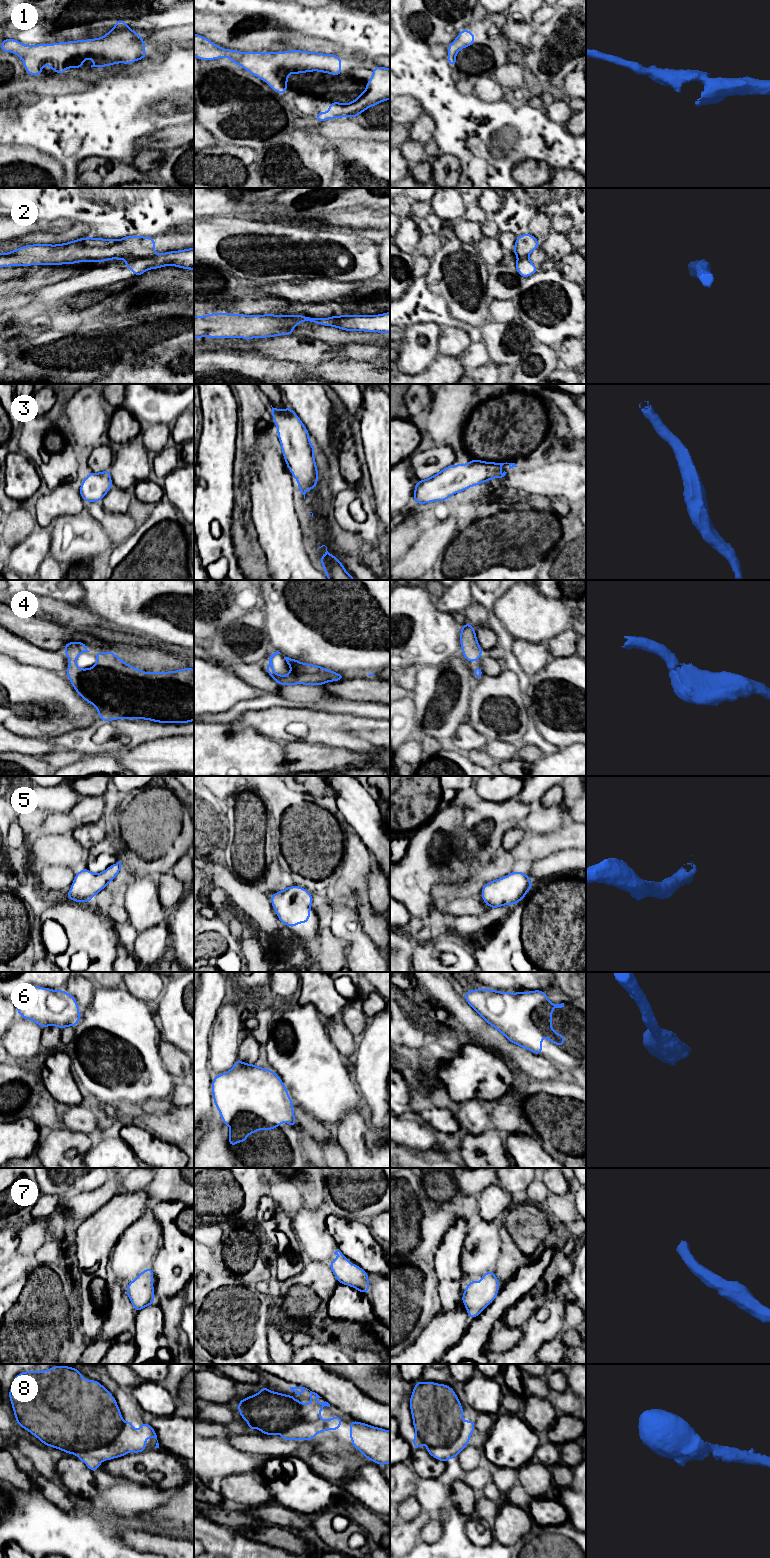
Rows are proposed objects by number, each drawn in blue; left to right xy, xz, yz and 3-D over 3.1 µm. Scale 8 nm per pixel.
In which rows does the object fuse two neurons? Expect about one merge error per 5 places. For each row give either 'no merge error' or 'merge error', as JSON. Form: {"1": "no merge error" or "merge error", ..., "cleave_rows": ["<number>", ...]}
{"1": "no merge error", "2": "merge error", "3": "no merge error", "4": "no merge error", "5": "no merge error", "6": "no merge error", "7": "no merge error", "8": "no merge error", "cleave_rows": ["2"]}

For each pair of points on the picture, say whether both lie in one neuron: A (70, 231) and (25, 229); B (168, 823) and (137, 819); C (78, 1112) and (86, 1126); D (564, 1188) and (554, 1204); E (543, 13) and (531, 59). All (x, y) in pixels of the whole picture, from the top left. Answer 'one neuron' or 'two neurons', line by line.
A: two neurons
B: one neuron
C: one neuron
D: two neurons
E: two neurons

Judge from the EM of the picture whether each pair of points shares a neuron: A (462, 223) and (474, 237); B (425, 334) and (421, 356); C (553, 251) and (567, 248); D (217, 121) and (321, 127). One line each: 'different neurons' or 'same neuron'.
A: same neuron
B: same neuron
C: same neuron
D: same neuron

